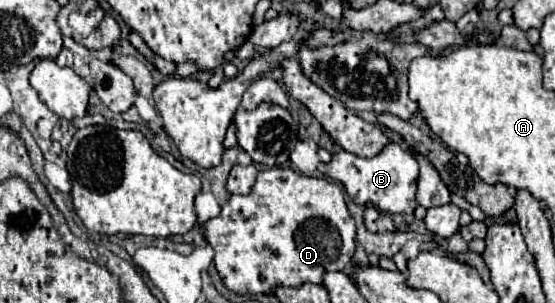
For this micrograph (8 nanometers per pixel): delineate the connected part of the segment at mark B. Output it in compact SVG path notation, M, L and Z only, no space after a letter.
M390 142L382 148L380 154L372 158L362 158L348 154L344 150L336 152L328 164L318 164L318 170L332 180L344 184L346 194L354 204L366 206L372 204L386 214L412 214L416 208L416 182L418 182L418 162L402 146Z

